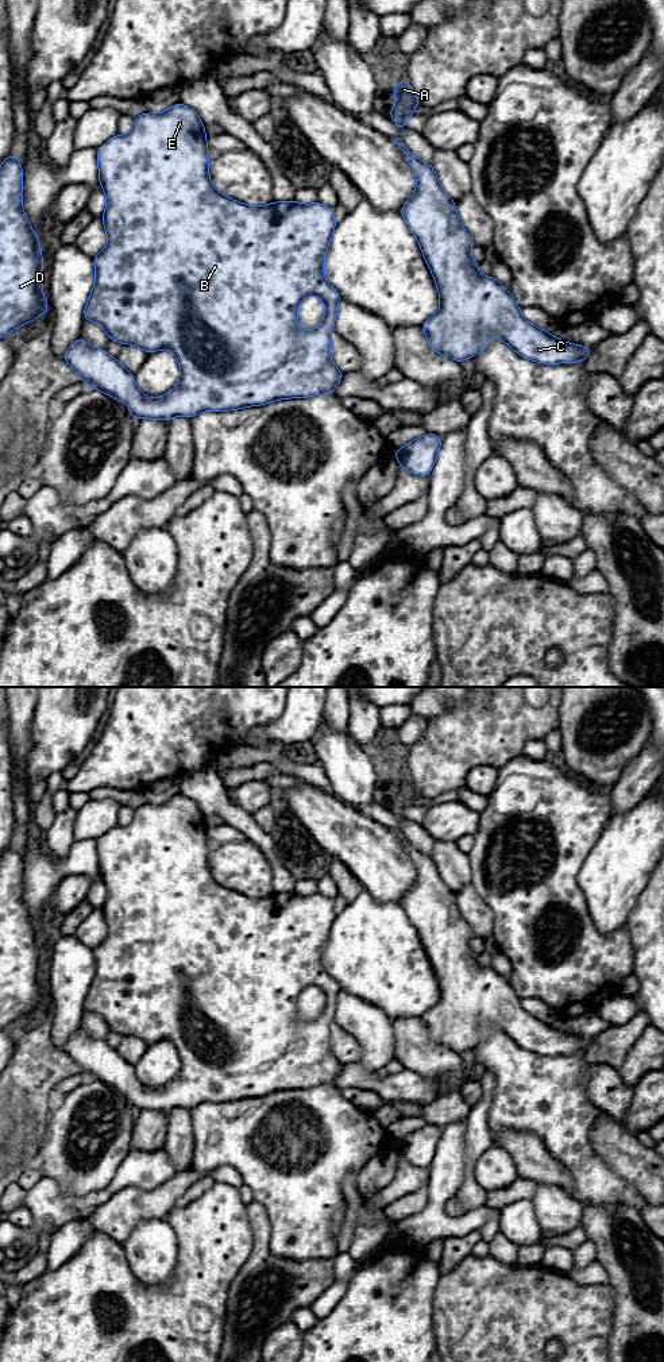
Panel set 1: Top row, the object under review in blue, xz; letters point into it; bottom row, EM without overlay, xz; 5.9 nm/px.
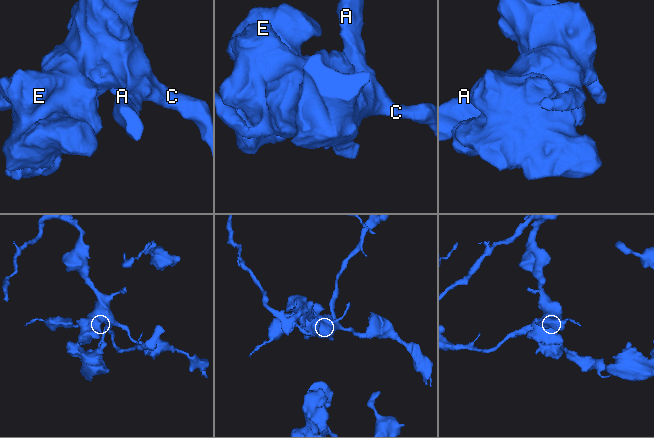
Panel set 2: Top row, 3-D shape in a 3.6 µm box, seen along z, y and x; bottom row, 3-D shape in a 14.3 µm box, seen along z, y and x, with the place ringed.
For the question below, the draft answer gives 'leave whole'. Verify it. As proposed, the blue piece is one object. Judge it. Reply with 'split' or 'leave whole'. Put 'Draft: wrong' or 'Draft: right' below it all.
leave whole
Draft: right

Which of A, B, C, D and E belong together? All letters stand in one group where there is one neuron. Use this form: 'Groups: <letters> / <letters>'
Groups: A B C D E

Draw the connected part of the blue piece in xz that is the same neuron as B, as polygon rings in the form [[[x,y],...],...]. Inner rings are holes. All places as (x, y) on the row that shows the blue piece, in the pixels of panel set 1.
[[[181,103],[174,104],[162,113],[142,113],[135,116],[132,131],[127,135],[116,135],[97,150],[100,186],[107,196],[107,209],[101,216],[108,235],[107,247],[93,256],[96,282],[84,309],[84,320],[99,323],[104,327],[109,340],[121,344],[132,344],[148,354],[167,348],[174,352],[181,367],[181,378],[175,387],[159,398],[147,398],[140,391],[134,379],[134,374],[127,371],[116,358],[105,350],[89,346],[81,336],[65,351],[63,360],[82,378],[89,387],[120,400],[130,405],[130,414],[136,420],[154,418],[169,421],[175,416],[193,417],[201,412],[227,412],[258,406],[283,398],[308,398],[317,394],[335,393],[343,373],[331,360],[331,332],[336,321],[337,304],[341,300],[325,279],[324,261],[327,250],[336,228],[333,208],[321,202],[300,204],[296,200],[289,202],[273,201],[266,207],[250,207],[219,193],[211,182],[208,173],[208,144],[202,121],[197,112]],[[308,296],[317,296],[325,304],[325,315],[321,324],[313,331],[301,331],[297,323],[297,309],[300,302]]]

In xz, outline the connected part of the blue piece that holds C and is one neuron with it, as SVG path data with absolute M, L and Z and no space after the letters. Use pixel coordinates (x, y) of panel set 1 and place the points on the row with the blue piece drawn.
M401 138L394 142L404 151L417 178L416 190L399 213L418 240L440 296L437 313L421 325L432 351L460 363L485 350L489 337L497 335L528 360L547 364L586 362L592 347L563 342L549 331L534 327L522 317L510 290L494 277L482 277L478 273L478 262L470 255L475 243L458 219L456 202L444 193L432 165L413 155Z

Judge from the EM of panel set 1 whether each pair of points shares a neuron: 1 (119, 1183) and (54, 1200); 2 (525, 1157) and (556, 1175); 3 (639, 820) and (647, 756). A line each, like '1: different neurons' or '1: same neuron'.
1: same neuron
2: same neuron
3: different neurons

